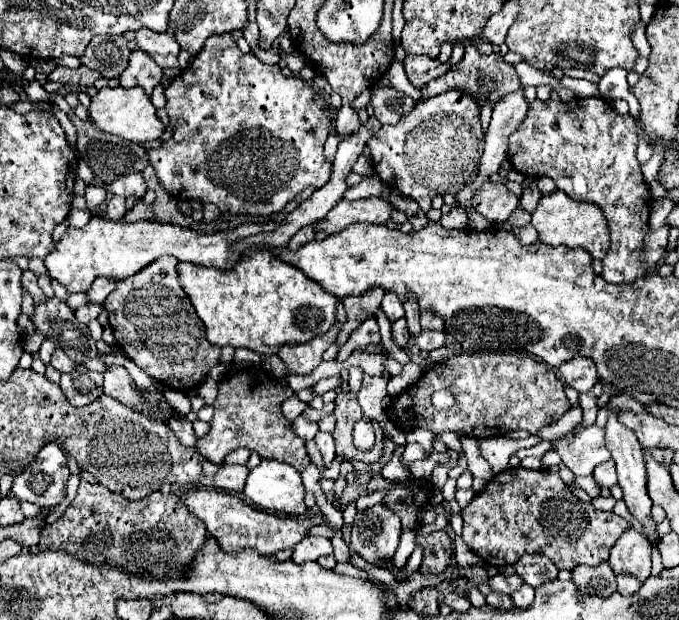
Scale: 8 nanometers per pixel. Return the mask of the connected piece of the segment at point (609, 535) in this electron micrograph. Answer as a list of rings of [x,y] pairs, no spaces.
[[[508,468],[494,476],[472,502],[462,508],[462,540],[484,564],[502,568],[524,554],[544,554],[558,570],[574,570],[580,564],[598,566],[608,560],[610,548],[628,530],[628,522],[614,512],[600,512],[578,500],[560,474],[550,470]]]

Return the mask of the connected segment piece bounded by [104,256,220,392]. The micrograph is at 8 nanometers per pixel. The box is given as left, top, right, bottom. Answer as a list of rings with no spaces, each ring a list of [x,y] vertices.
[[[162,256],[138,274],[118,280],[116,288],[104,300],[104,308],[108,310],[108,322],[122,352],[152,380],[186,392],[198,388],[204,380],[200,376],[208,376],[210,368],[220,362],[220,348],[206,340],[204,324],[180,288],[176,266],[178,260],[174,256]]]

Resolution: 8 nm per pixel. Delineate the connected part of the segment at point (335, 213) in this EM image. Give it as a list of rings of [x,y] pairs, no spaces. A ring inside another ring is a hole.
[[[364,198],[364,200],[340,200],[330,214],[316,224],[318,230],[324,230],[328,234],[338,234],[350,224],[362,222],[362,224],[386,224],[392,218],[392,204],[382,198]]]

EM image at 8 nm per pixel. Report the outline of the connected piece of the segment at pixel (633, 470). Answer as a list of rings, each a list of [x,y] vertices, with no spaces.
[[[614,410],[610,412],[608,416],[608,424],[606,424],[606,448],[610,450],[614,462],[616,462],[616,472],[618,472],[618,484],[624,492],[624,502],[628,506],[628,510],[644,524],[646,532],[652,534],[656,538],[656,542],[660,540],[656,536],[656,526],[654,522],[650,522],[650,508],[652,508],[652,500],[646,492],[646,466],[644,466],[644,456],[642,456],[642,446],[638,444],[638,438],[636,434],[626,428],[622,422],[618,422],[618,414],[620,410]]]

